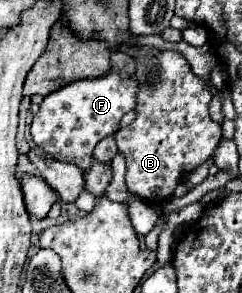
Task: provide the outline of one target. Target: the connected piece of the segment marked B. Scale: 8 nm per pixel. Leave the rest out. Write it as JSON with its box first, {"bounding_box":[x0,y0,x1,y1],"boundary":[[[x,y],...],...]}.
{"bounding_box":[115,48,221,202],"boundary":[[[147,48],[145,54],[137,56],[135,76],[139,80],[137,118],[131,126],[119,130],[115,140],[127,160],[127,190],[139,198],[161,202],[173,194],[187,172],[211,158],[213,148],[221,140],[221,126],[209,116],[209,88],[191,72],[181,54]]]}

